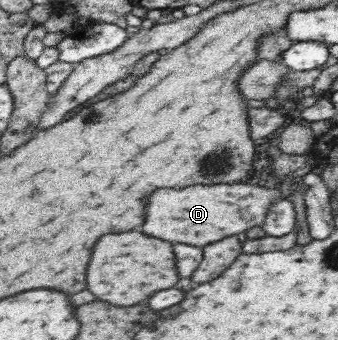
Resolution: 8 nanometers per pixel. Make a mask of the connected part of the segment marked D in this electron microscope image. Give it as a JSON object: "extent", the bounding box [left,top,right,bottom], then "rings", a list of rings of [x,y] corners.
{"extent":[144,183,287,247],"rings":[[[240,183],[240,185],[212,185],[212,187],[186,187],[186,189],[164,189],[152,195],[148,205],[148,221],[144,225],[146,233],[152,237],[188,243],[204,247],[228,236],[241,236],[254,227],[266,223],[270,207],[287,194],[278,187],[260,184]]]}

